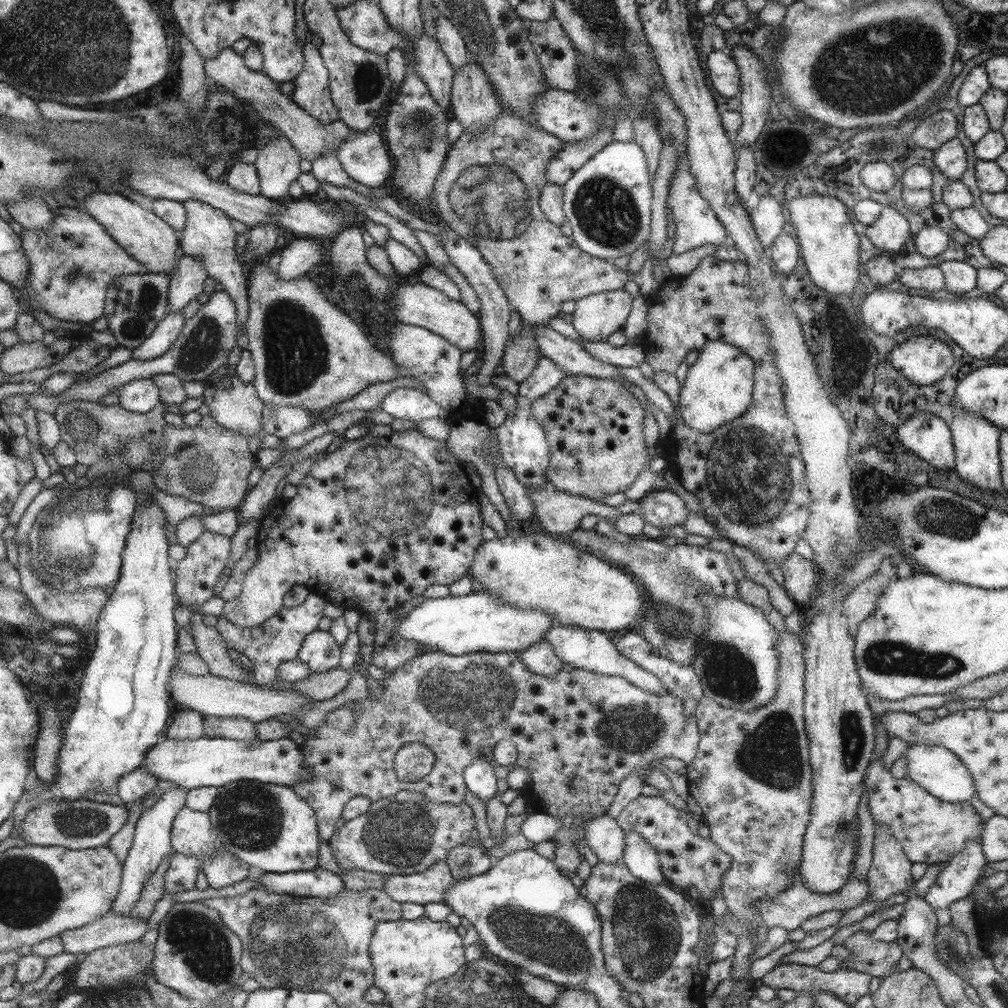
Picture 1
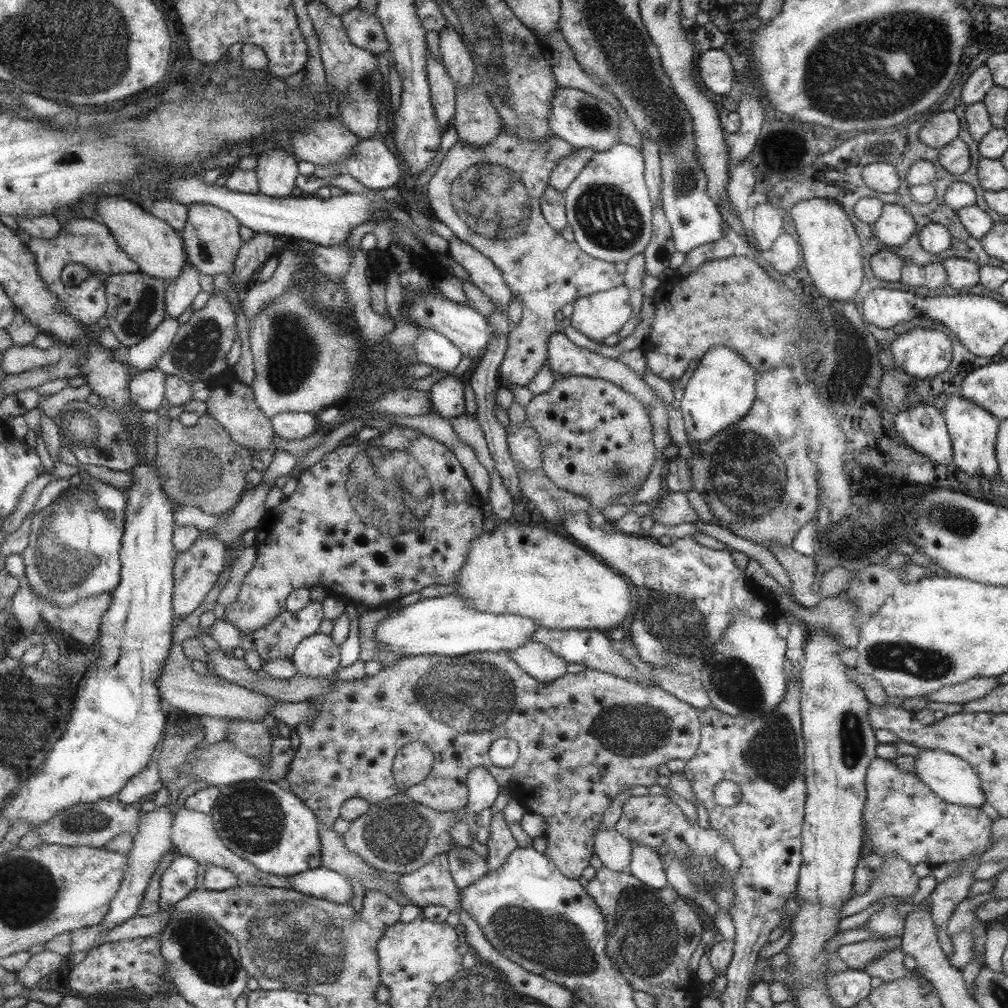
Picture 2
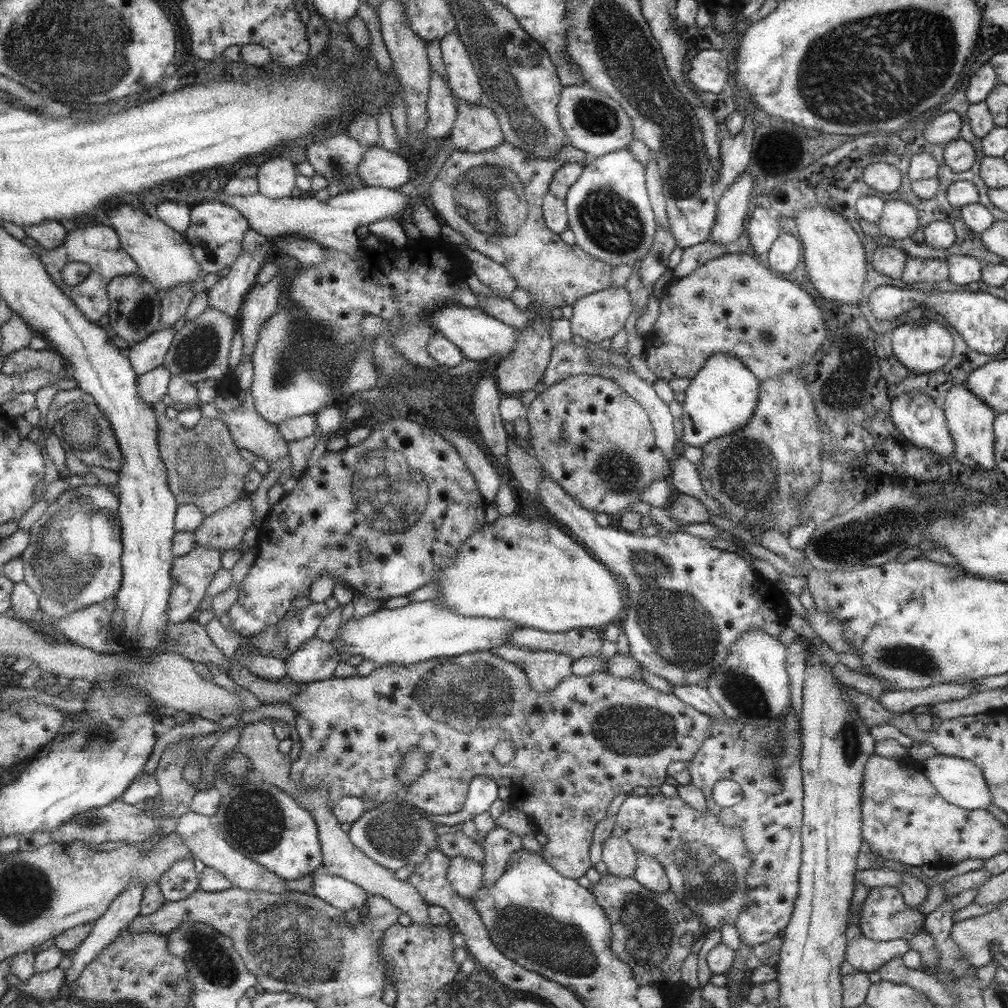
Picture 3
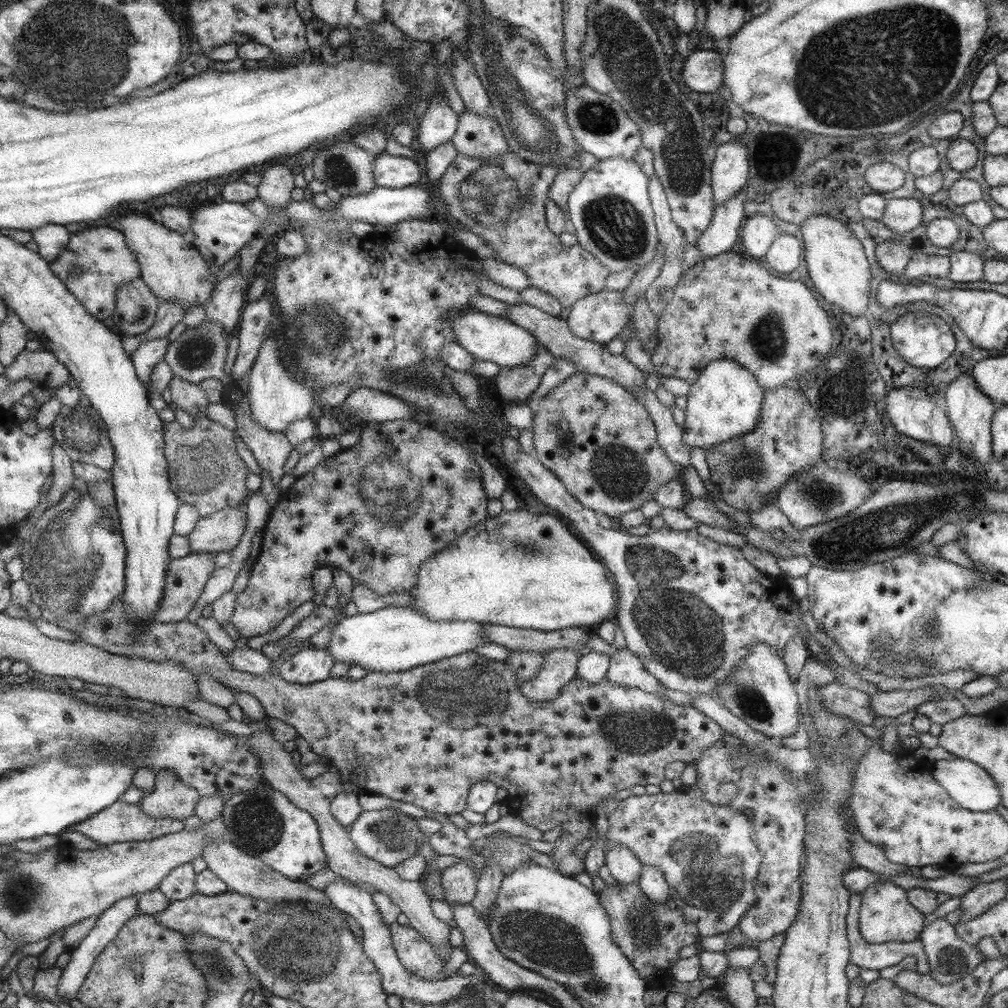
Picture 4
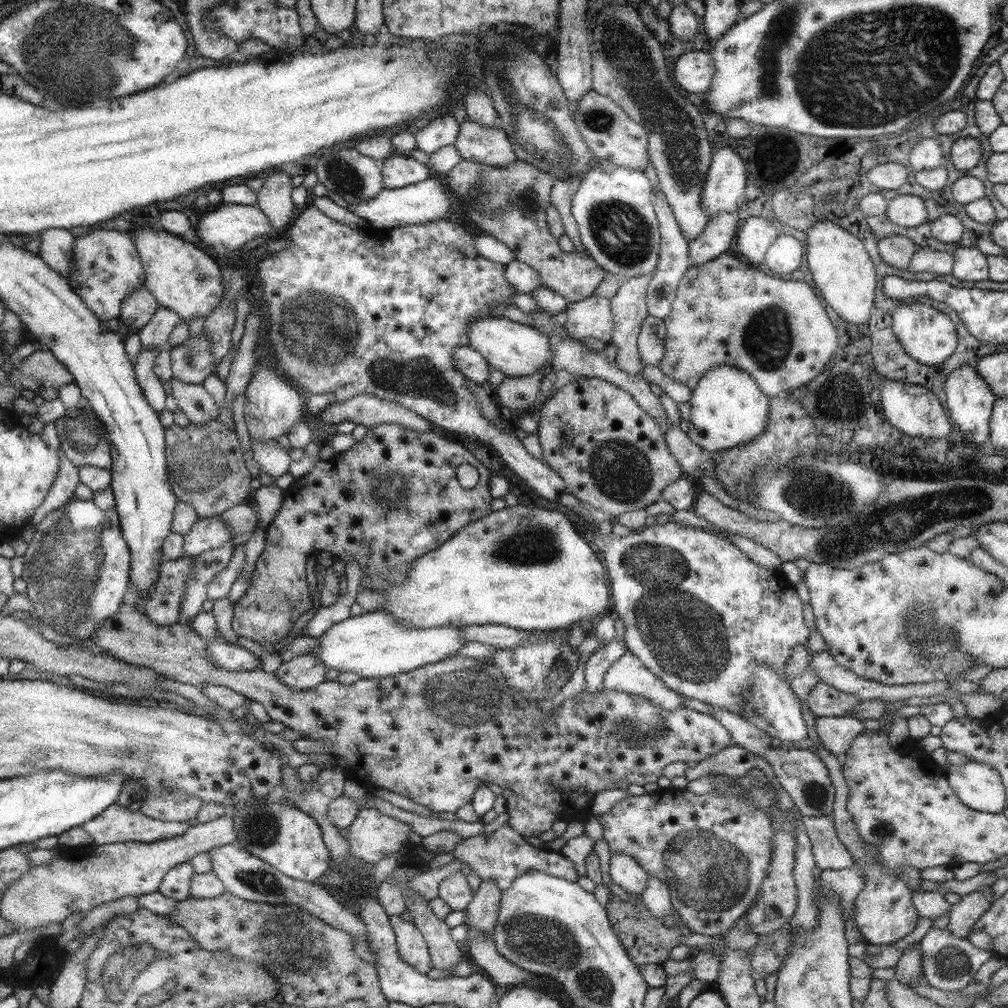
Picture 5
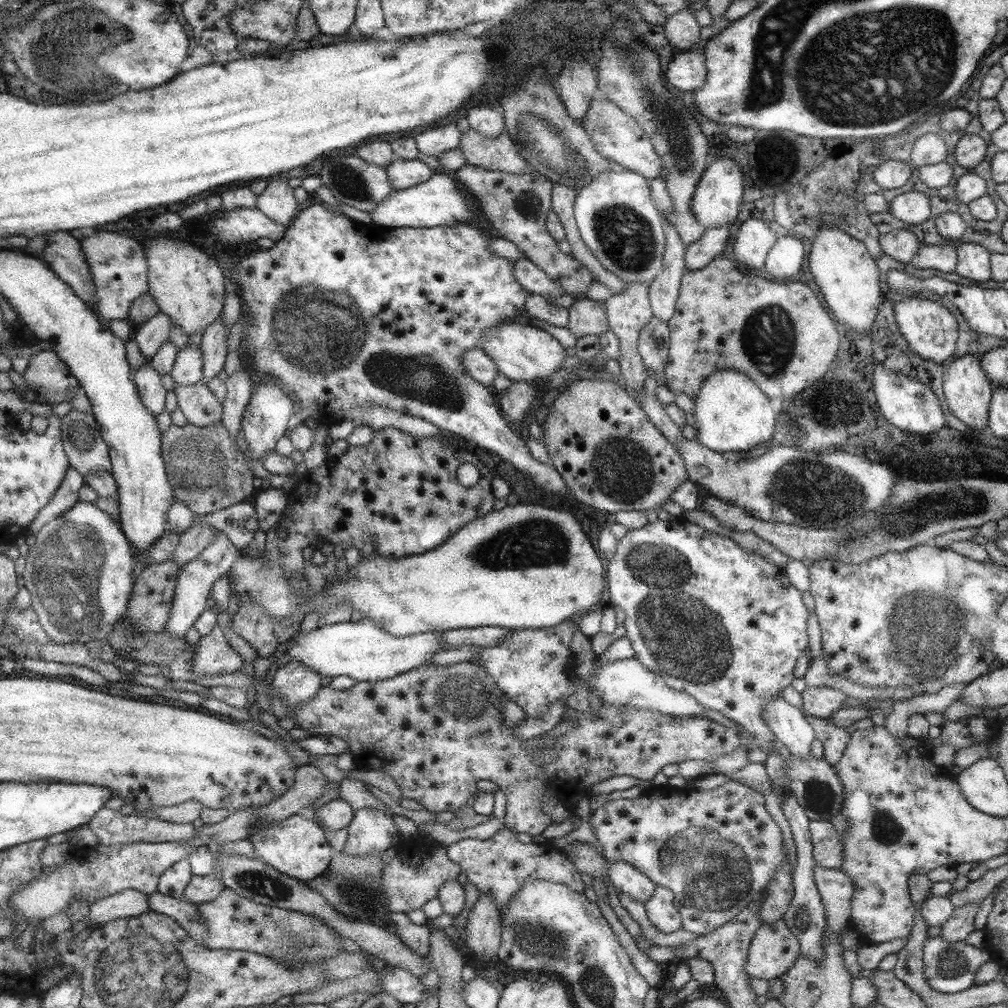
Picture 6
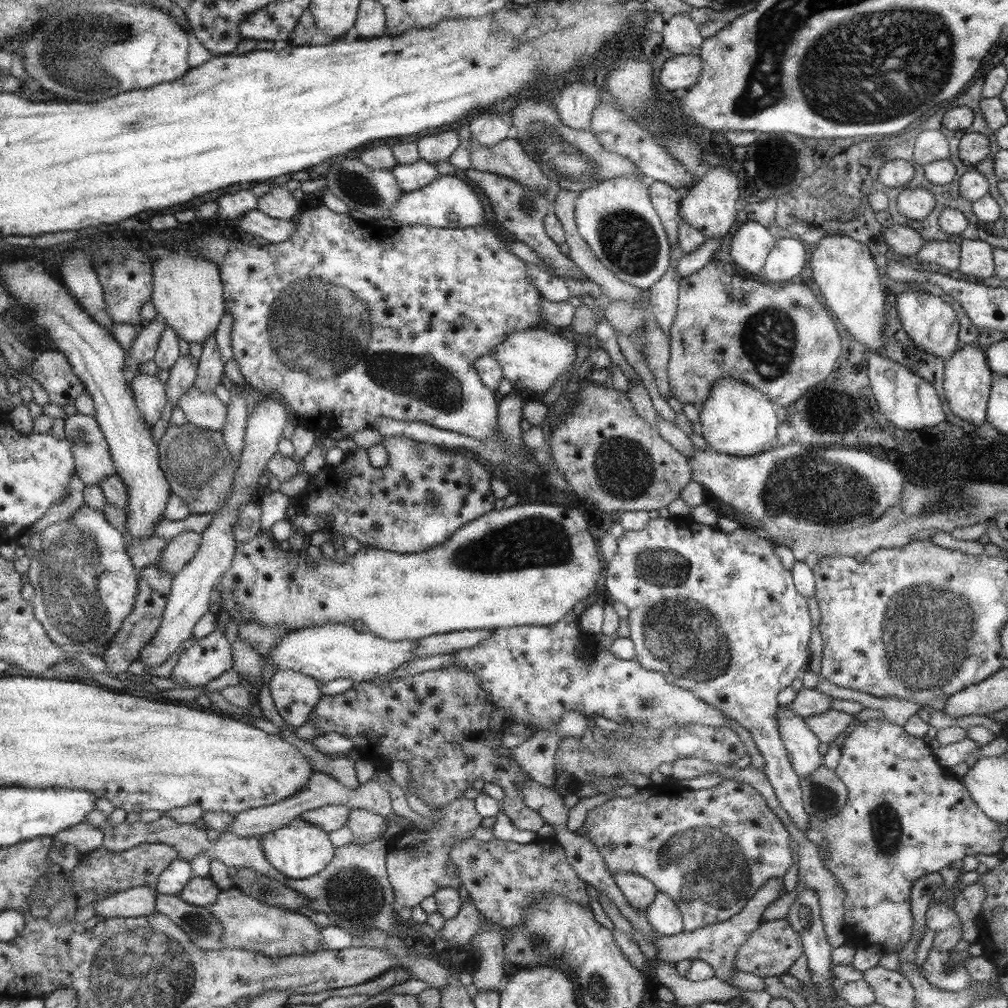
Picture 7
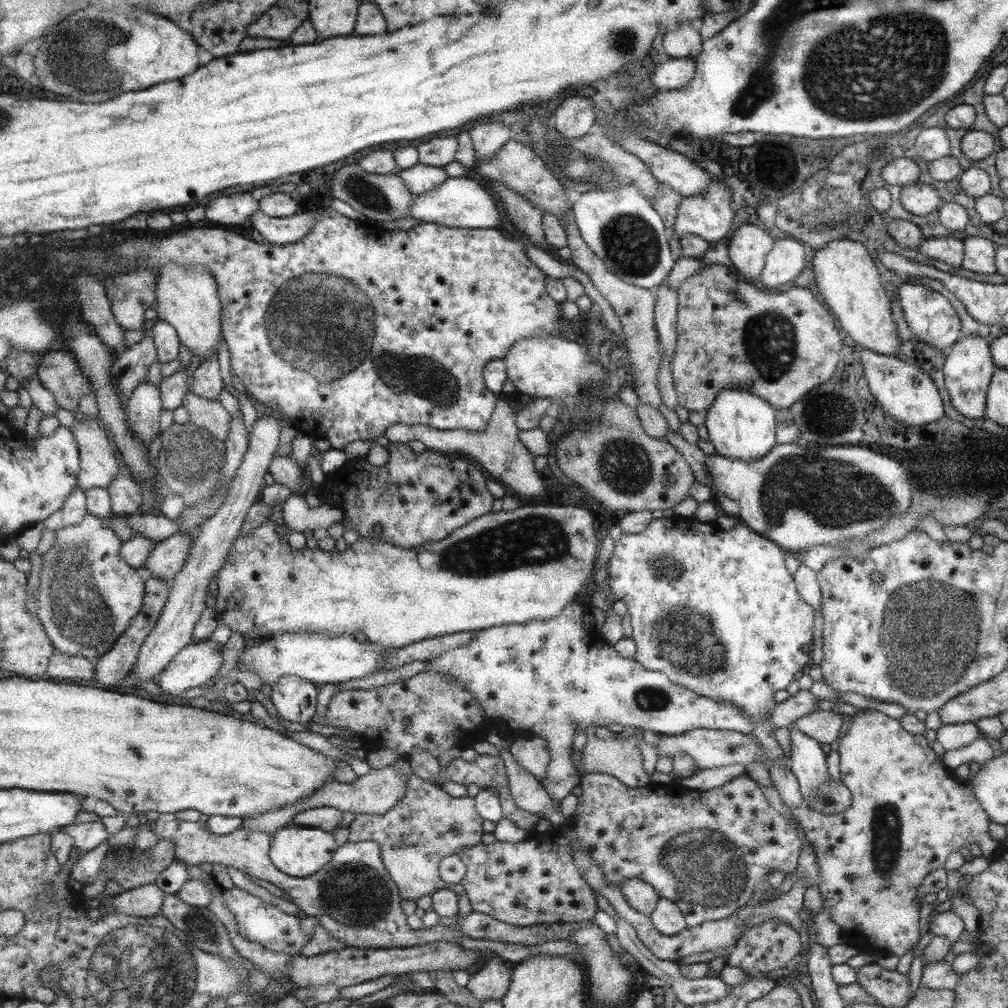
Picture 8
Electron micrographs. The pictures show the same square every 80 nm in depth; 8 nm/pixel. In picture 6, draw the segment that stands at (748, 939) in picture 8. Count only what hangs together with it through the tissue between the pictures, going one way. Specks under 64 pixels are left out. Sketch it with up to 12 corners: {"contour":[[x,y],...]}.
{"contour":[[785,921],[761,924],[748,946],[752,978],[780,977],[800,955]]}

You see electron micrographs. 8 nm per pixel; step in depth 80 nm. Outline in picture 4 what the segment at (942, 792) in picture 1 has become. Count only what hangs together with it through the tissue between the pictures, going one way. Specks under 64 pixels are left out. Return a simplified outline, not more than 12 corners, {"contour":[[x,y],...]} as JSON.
{"contour":[[969,760],[933,762],[932,779],[970,812],[989,812],[1000,791]]}

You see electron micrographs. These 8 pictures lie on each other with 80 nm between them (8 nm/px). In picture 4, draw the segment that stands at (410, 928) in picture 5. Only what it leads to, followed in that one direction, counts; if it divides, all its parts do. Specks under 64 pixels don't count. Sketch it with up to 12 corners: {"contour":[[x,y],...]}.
{"contour":[[390,925],[401,963],[421,980],[445,980],[437,948],[411,926]]}

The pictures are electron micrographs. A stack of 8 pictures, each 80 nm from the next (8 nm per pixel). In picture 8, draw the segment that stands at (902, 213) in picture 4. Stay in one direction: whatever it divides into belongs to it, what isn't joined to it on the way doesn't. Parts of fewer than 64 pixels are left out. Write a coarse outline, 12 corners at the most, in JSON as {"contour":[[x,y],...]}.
{"contour":[[915,182],[899,188],[898,203],[913,216],[937,210],[940,189]]}

